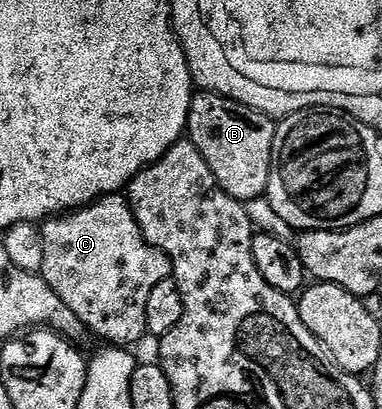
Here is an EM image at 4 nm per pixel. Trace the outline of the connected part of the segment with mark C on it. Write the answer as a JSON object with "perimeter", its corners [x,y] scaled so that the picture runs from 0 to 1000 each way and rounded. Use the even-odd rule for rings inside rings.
{"perimeter":[[[283,477],[257,491],[141,535],[110,543],[107,567],[115,599],[115,648],[107,675],[128,702],[202,770],[202,780],[230,817],[251,814],[264,831],[301,848],[353,848],[372,824],[387,822],[380,790],[380,751],[390,719],[411,692],[450,675],[448,638],[437,621],[401,604],[380,584],[340,499],[322,477]]]}

